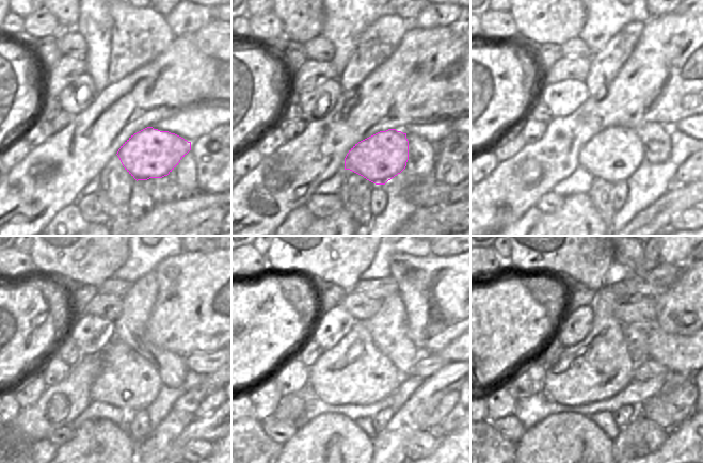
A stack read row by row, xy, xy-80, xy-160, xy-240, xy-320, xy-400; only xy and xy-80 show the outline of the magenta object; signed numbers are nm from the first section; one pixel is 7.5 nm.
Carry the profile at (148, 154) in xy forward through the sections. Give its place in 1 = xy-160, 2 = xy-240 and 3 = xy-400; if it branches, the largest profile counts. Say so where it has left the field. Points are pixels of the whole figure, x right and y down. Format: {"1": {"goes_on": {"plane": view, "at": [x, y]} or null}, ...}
{"1": {"goes_on": {"plane": "xy-160", "at": [614, 154]}}, "2": {"goes_on": {"plane": "xy-240", "at": [127, 381]}}, "3": {"goes_on": {"plane": "xy-400", "at": [600, 366]}}}

